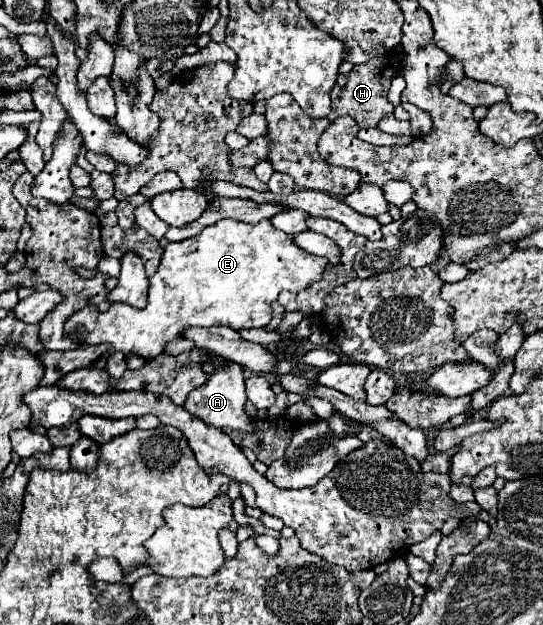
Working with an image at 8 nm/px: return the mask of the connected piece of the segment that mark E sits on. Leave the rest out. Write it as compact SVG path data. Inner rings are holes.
M223 219L219 225L213 225L211 229L205 229L199 233L199 237L191 237L185 241L169 243L163 249L163 257L159 263L159 269L149 279L149 301L145 309L131 307L127 303L113 303L107 311L99 311L95 305L87 305L81 311L73 313L67 323L67 335L81 347L91 345L109 345L109 349L91 363L95 369L107 367L107 357L111 353L125 353L139 355L145 359L155 359L163 353L165 345L173 339L179 339L185 329L189 327L211 327L211 325L227 325L231 329L251 329L251 327L265 327L273 319L273 307L271 303L277 299L281 291L303 291L313 281L319 281L323 269L327 265L327 259L305 253L299 249L291 237L273 225L269 221L261 221L257 225L241 223L235 219Z

